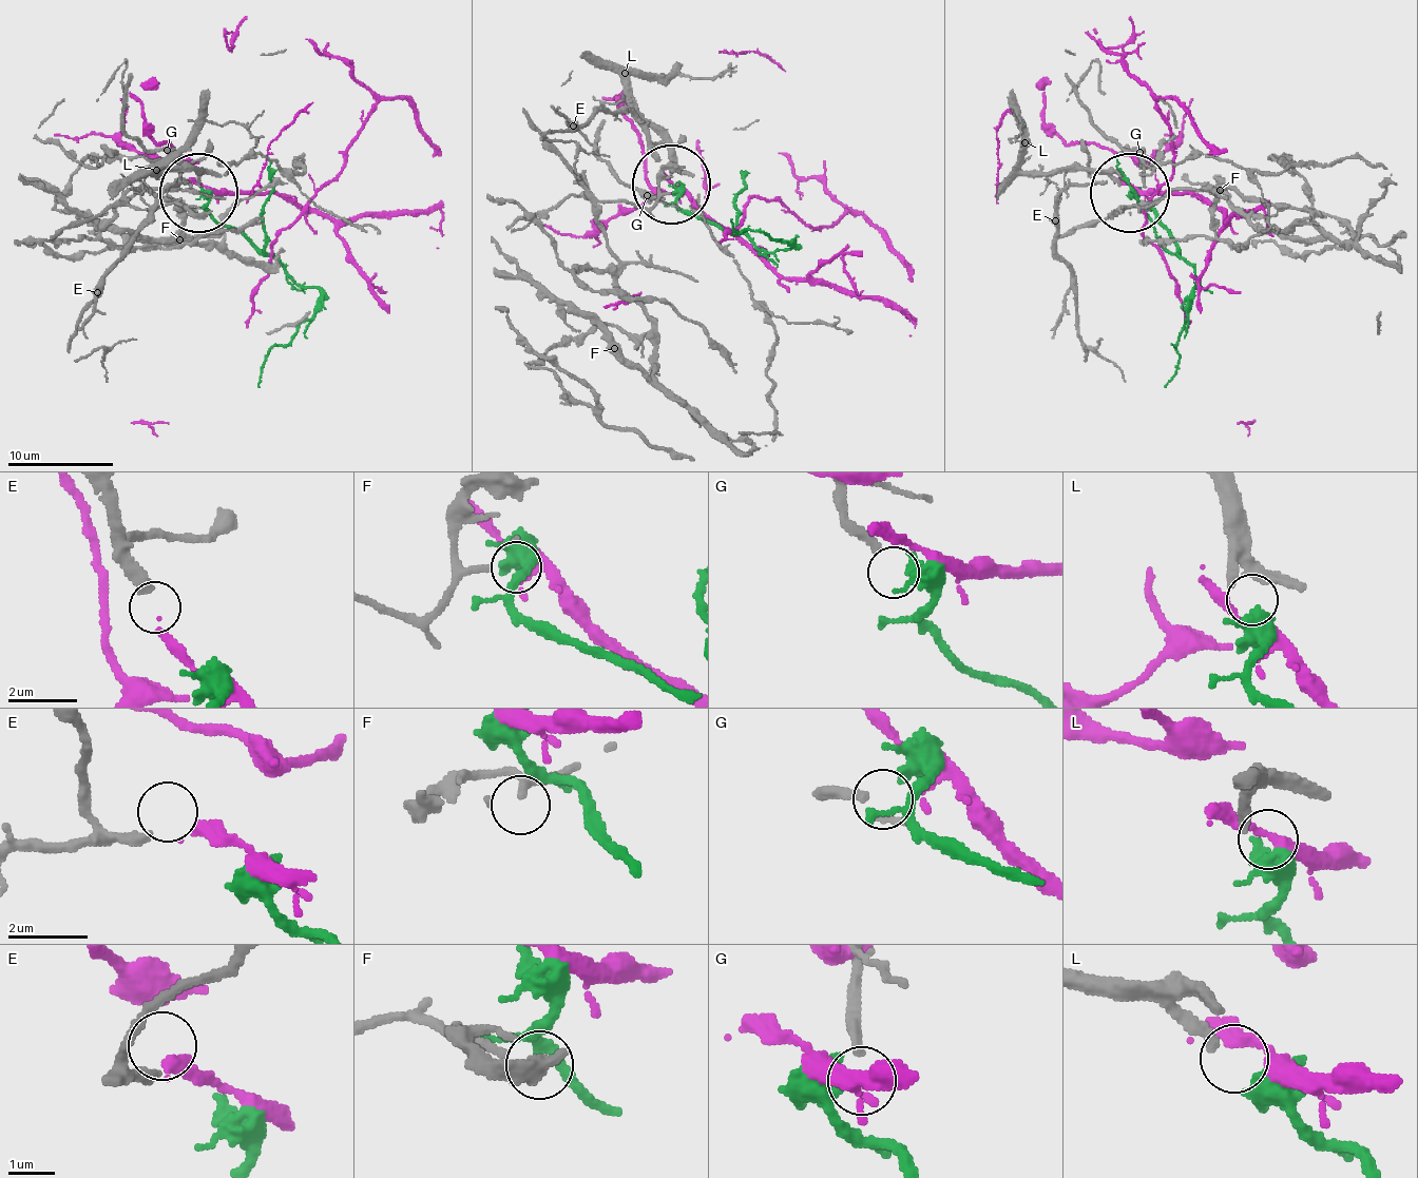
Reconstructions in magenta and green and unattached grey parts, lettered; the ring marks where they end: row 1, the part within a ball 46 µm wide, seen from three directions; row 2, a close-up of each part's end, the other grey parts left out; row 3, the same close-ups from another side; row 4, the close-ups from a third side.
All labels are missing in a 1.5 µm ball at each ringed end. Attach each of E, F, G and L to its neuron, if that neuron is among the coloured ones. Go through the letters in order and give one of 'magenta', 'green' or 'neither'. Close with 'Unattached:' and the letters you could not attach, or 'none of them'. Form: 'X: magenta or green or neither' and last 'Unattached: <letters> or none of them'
E: magenta
F: neither
G: neither
L: green
Unattached: F, G

